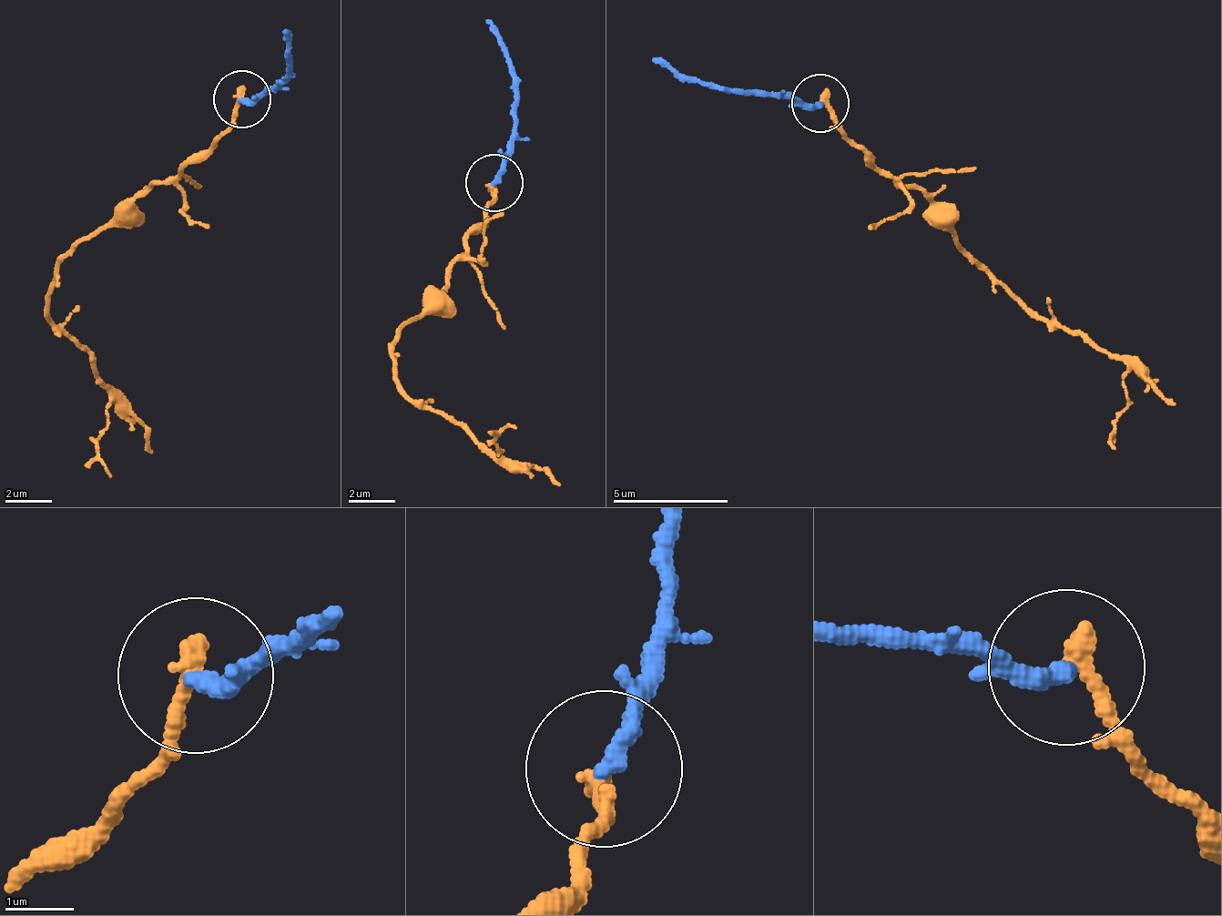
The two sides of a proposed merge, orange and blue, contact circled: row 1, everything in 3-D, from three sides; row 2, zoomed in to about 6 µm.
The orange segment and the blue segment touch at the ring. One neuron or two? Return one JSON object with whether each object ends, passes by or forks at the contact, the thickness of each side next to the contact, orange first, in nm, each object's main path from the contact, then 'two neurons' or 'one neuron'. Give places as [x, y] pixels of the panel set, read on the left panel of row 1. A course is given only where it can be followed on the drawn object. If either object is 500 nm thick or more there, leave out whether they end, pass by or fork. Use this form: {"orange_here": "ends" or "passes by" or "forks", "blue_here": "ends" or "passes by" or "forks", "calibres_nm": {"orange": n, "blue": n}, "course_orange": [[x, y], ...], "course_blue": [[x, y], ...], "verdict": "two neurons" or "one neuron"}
{"orange_here": "ends", "blue_here": "ends", "calibres_nm": {"orange": 320, "blue": 280}, "course_orange": [[240, 96], [235, 124], [185, 165], [136, 192], [56, 268], [45, 309], [112, 395], [96, 444], [109, 478]], "course_blue": [[240, 96], [275, 88], [289, 76], [281, 30]], "verdict": "two neurons"}

